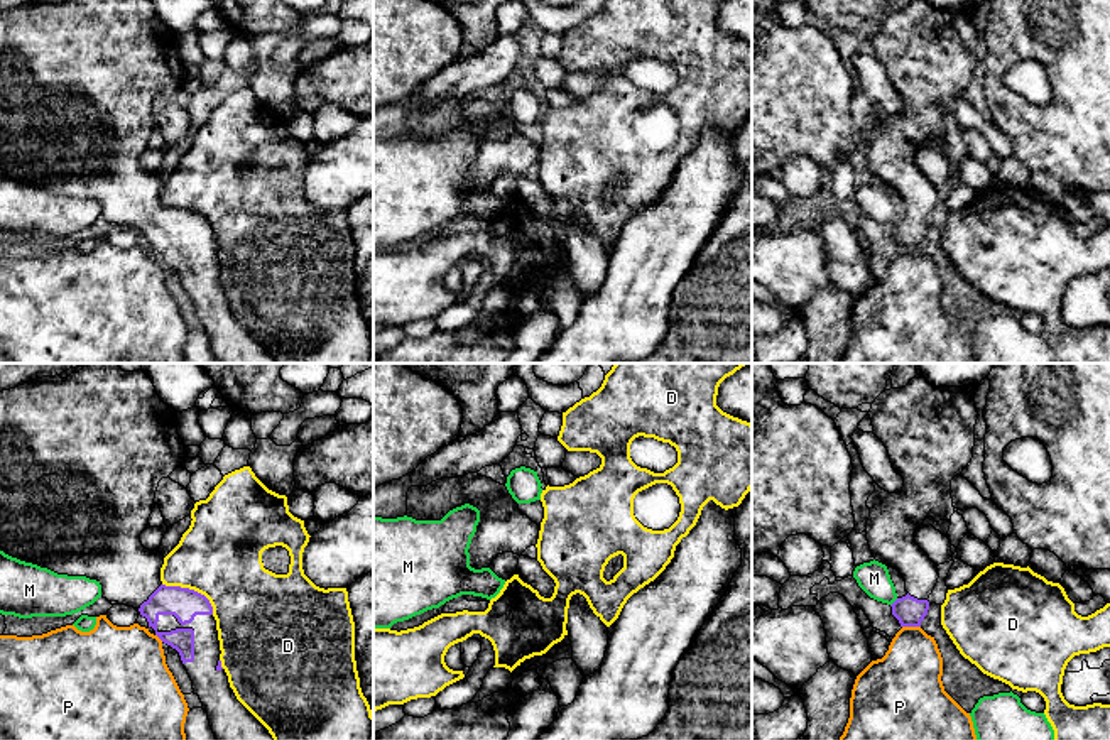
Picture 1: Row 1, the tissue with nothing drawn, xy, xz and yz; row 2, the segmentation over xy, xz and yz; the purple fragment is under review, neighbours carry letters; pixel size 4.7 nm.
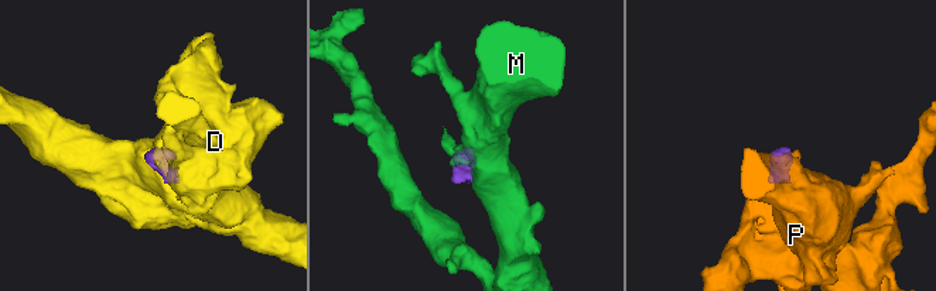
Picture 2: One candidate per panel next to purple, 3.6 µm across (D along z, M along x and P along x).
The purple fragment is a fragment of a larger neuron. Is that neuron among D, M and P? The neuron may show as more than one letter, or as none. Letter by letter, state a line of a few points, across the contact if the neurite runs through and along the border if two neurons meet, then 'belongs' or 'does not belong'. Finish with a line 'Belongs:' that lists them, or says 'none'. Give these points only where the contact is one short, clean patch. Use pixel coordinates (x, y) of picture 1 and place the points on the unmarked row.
D: does not belong
M: yz (897, 220), (891, 227) | does not belong
P: yz (903, 247), (919, 249) | does not belong
Belongs: none

